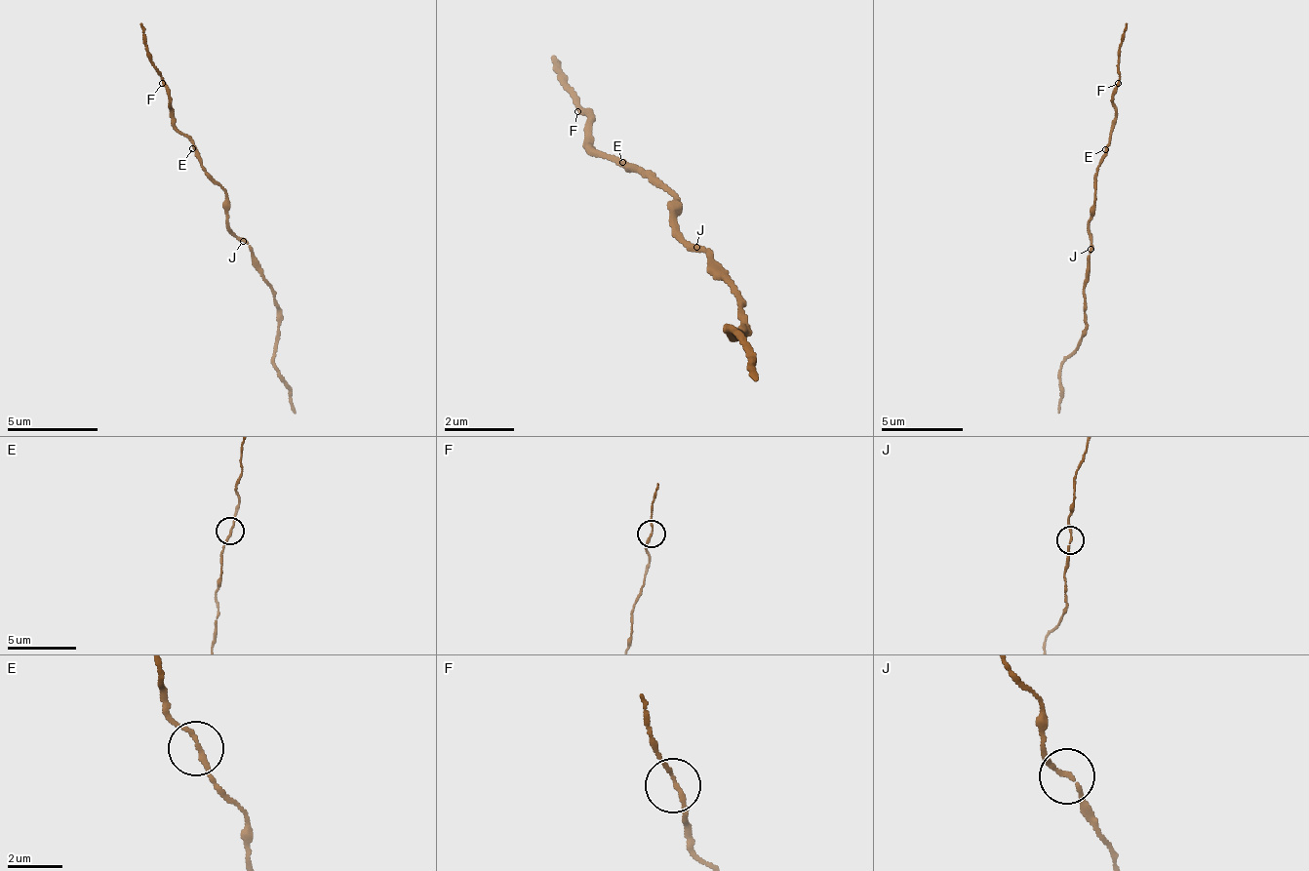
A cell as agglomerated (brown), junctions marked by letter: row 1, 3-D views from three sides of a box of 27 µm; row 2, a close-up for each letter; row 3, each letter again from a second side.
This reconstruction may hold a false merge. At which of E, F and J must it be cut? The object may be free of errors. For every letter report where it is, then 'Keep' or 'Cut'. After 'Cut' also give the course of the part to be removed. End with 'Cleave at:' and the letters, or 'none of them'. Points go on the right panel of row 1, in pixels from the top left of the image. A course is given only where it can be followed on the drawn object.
E: Place: (1105, 149). Keep
F: Place: (1118, 83). Keep
J: Place: (1090, 249). Keep
Cleave at: none of them

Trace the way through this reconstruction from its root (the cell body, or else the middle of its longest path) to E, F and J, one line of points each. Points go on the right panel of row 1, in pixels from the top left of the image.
E: (1089, 224), (1093, 216), (1096, 166), (1106, 150)
F: (1089, 224), (1093, 216), (1096, 166), (1117, 125), (1113, 94), (1118, 83)
J: (1089, 224), (1091, 249)

